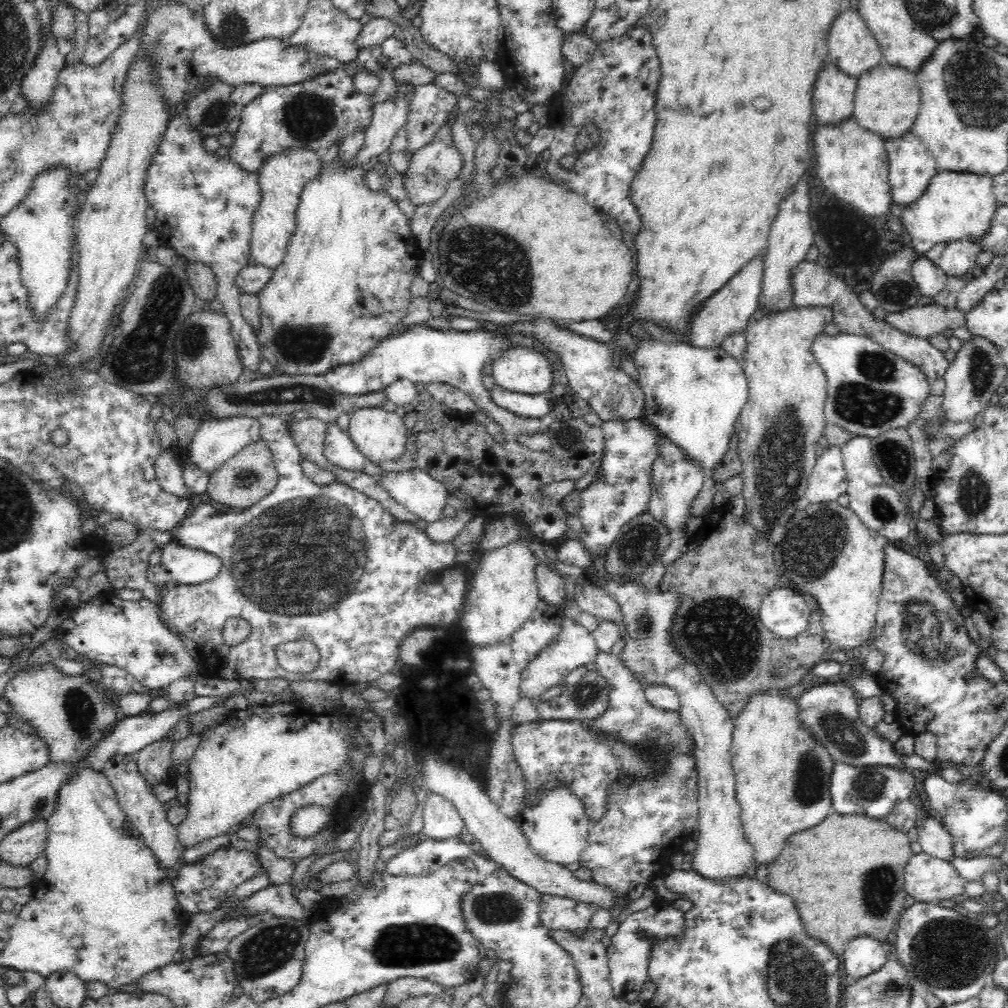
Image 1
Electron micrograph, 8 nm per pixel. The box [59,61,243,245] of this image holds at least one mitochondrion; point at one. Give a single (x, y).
(218, 112)

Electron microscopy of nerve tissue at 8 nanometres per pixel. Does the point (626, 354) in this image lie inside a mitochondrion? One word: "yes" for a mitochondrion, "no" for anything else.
no

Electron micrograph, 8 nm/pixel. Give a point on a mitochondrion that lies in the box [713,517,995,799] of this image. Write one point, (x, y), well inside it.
(924, 629)

